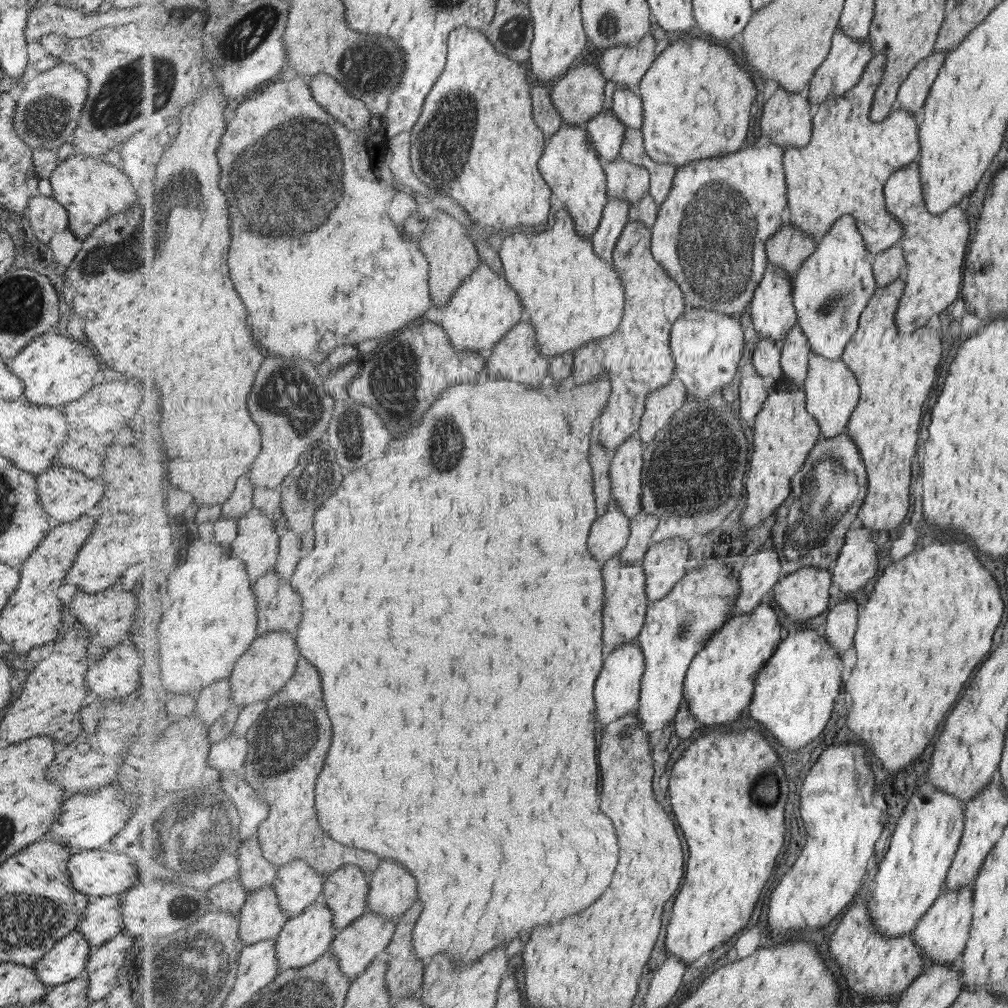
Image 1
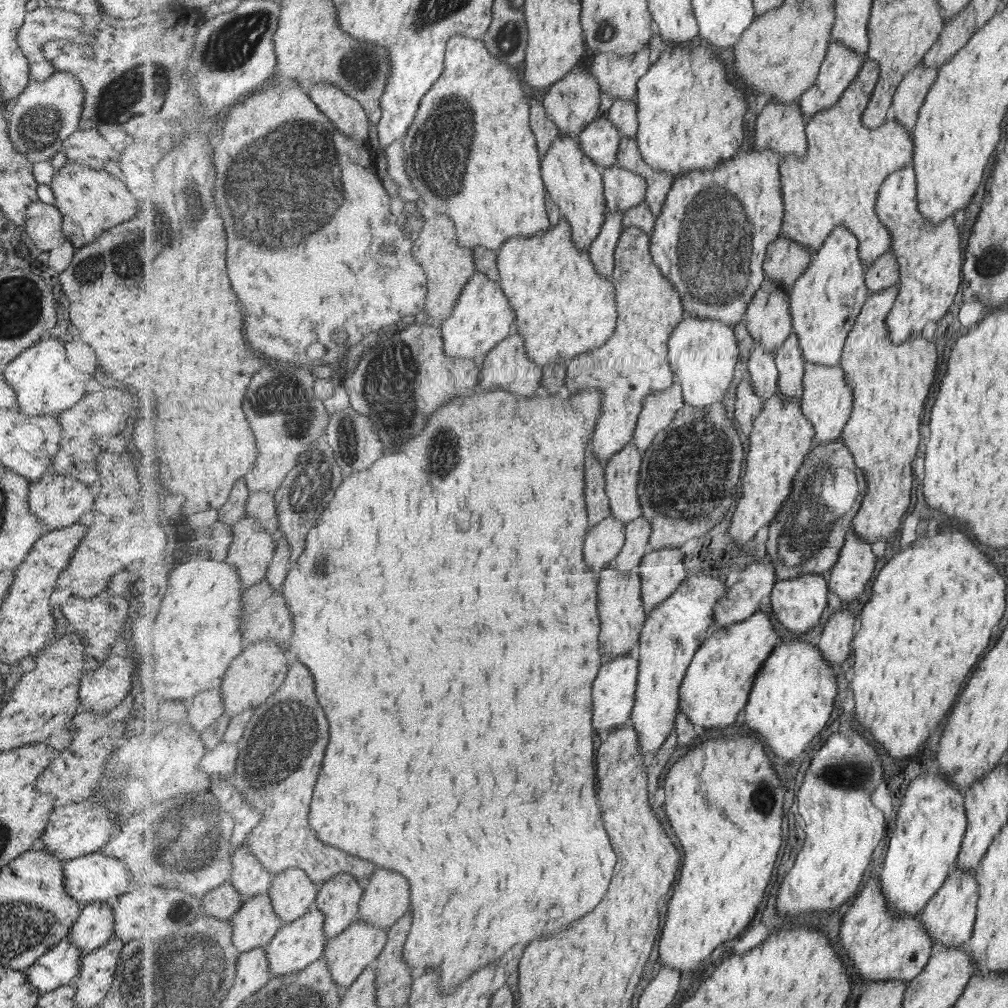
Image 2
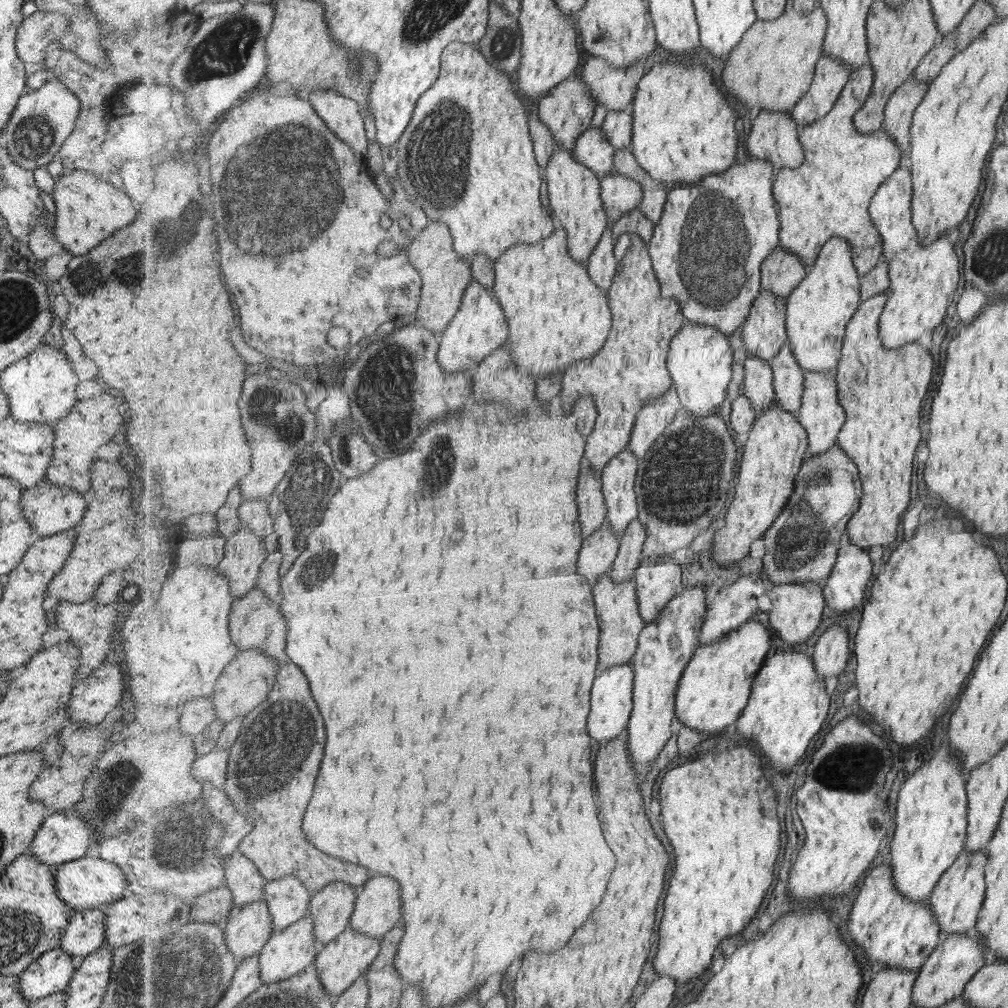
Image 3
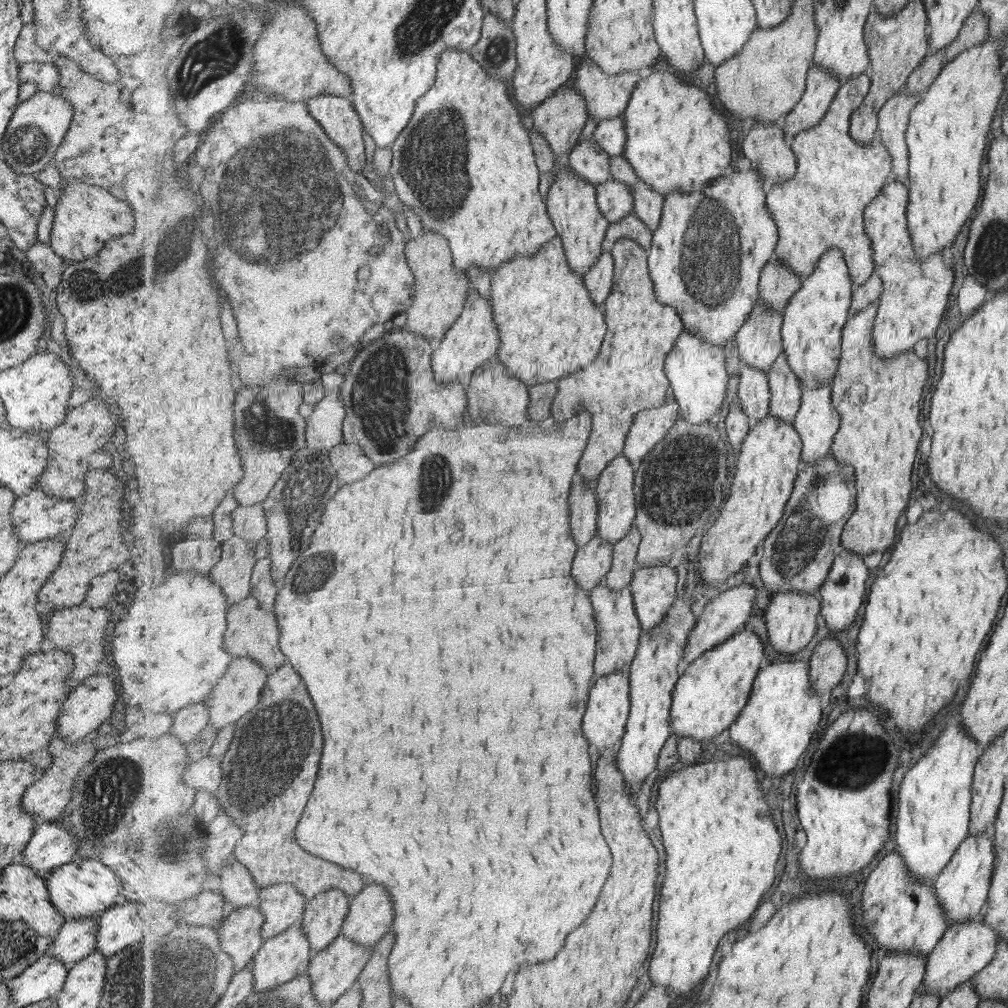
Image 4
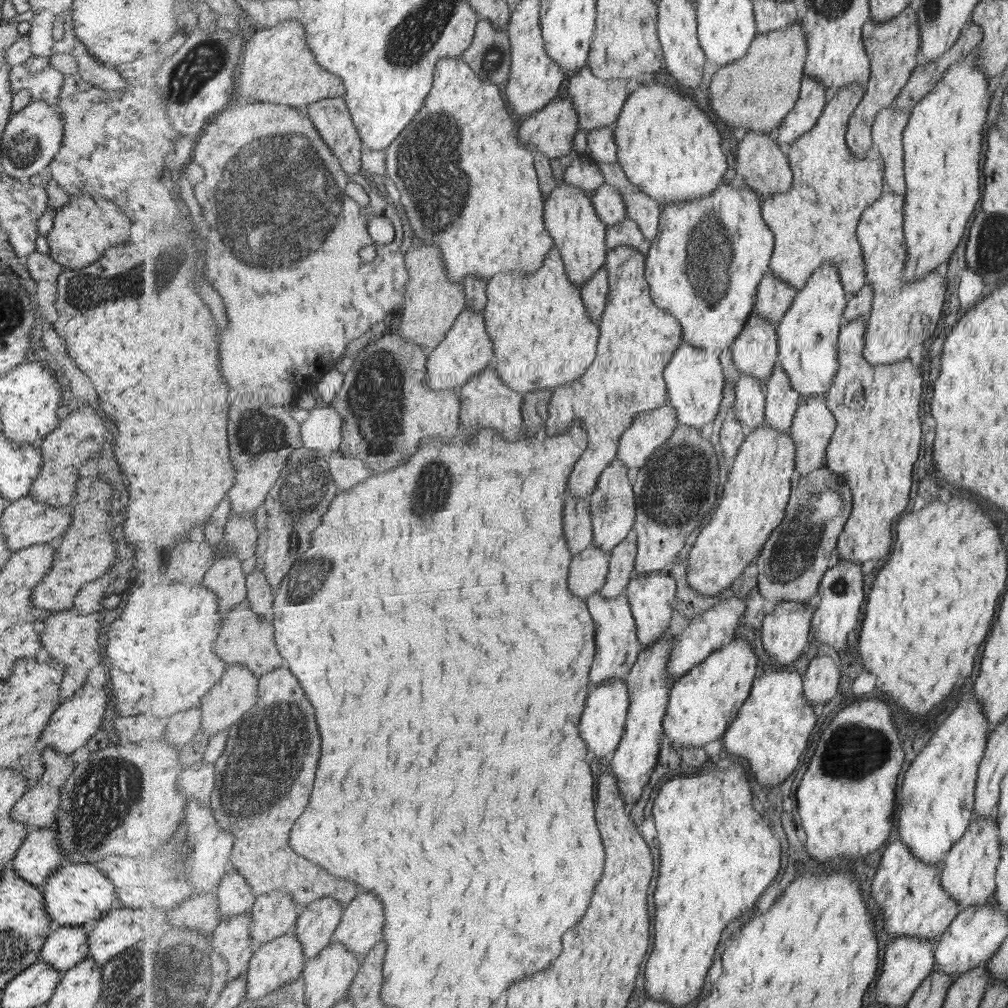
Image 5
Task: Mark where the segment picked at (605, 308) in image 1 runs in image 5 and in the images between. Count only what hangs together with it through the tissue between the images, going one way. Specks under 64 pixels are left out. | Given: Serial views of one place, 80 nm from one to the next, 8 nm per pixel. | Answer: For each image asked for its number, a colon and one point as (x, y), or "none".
2: (565, 307)
3: (558, 314)
4: (551, 327)
5: (544, 337)

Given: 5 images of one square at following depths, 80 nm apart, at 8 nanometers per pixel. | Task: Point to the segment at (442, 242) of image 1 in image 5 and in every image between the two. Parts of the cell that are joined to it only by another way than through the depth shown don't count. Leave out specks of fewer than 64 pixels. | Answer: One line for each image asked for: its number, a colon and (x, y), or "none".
2: (449, 265)
3: (446, 276)
4: (442, 289)
5: (434, 302)

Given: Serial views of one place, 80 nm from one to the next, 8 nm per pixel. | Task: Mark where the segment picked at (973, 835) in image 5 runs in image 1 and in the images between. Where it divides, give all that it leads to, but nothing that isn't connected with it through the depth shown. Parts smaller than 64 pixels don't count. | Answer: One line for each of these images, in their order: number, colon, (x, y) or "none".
1: (943, 933)
2: (950, 917)
3: (957, 900)
4: (963, 888)

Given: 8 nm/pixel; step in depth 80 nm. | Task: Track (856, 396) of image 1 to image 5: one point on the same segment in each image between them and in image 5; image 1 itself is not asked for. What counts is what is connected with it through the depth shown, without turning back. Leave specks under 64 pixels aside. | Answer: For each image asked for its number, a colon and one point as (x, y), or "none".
2: (828, 402)
3: (822, 414)
4: (818, 422)
5: (813, 427)

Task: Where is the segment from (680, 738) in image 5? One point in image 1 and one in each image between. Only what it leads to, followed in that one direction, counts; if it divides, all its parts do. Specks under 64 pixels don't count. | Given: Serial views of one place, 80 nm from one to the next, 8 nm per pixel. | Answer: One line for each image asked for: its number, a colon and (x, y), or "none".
1: (720, 684)
2: (718, 685)
3: (716, 686)
4: (711, 693)

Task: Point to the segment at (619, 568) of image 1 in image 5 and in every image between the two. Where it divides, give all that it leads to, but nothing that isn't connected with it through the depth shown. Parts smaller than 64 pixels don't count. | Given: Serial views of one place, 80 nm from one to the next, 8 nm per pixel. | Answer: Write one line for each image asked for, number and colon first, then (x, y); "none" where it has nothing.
2: (623, 612)
3: (621, 622)
4: (620, 631)
5: (618, 647)

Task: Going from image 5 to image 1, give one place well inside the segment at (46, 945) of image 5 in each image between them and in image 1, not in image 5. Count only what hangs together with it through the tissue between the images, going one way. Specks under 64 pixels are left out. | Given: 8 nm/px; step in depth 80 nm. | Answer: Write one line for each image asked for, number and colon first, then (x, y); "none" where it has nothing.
1: (101, 919)
2: (93, 926)
3: (84, 932)
4: (75, 940)

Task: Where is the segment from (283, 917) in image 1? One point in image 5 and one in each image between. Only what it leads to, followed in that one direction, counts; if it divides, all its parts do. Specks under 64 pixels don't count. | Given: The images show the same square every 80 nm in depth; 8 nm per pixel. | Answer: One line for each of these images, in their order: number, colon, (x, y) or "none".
2: (255, 925)
3: (249, 928)
4: (241, 937)
5: (233, 940)

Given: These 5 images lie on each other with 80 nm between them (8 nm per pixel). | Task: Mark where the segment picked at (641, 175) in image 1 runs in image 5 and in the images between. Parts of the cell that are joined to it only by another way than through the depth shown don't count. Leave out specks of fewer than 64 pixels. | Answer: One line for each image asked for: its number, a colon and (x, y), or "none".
2: (624, 189)
3: (620, 193)
4: (616, 199)
5: (608, 200)

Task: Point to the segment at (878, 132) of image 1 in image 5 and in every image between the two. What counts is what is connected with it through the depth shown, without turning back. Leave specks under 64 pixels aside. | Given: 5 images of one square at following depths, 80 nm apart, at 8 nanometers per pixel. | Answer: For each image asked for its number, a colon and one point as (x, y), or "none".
2: (836, 184)
3: (829, 195)
4: (822, 207)
5: (816, 221)

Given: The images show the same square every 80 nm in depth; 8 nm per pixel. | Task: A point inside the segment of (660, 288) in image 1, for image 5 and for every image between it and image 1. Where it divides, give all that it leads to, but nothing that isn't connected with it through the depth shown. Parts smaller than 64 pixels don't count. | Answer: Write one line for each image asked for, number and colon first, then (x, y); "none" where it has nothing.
2: (634, 363)
3: (630, 371)
4: (629, 376)
5: (639, 338)

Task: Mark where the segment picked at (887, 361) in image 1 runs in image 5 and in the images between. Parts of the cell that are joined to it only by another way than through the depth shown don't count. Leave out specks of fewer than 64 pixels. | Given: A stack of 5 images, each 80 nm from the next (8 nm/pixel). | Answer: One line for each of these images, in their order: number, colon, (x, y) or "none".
2: (891, 382)
3: (882, 390)
4: (880, 401)
5: (878, 440)

